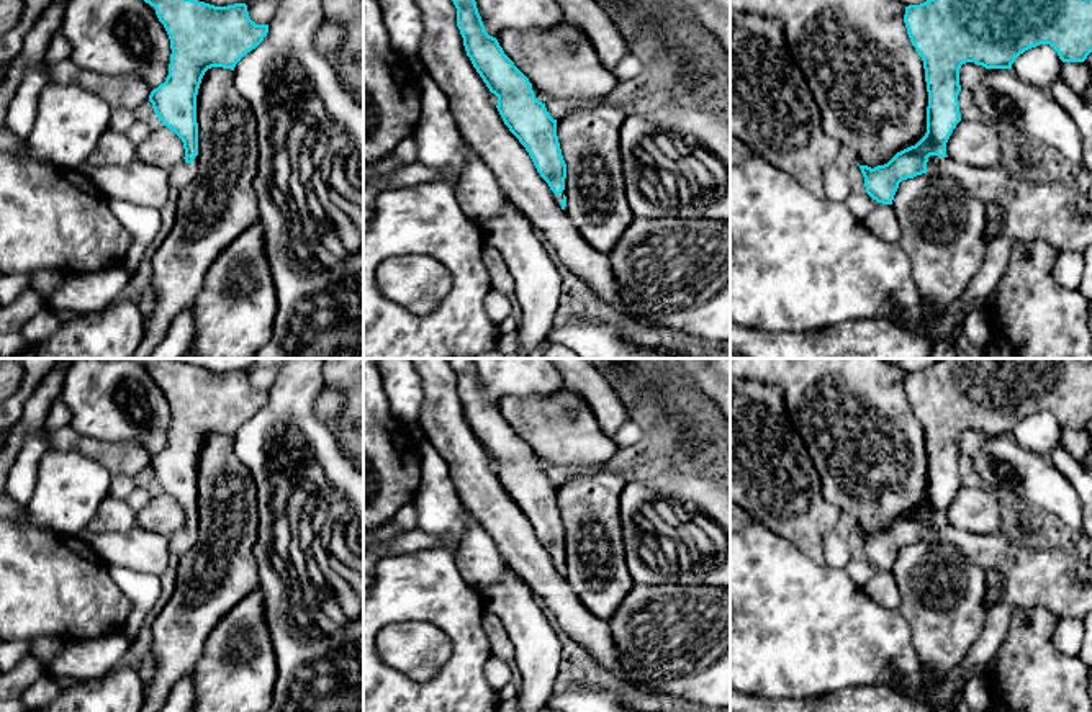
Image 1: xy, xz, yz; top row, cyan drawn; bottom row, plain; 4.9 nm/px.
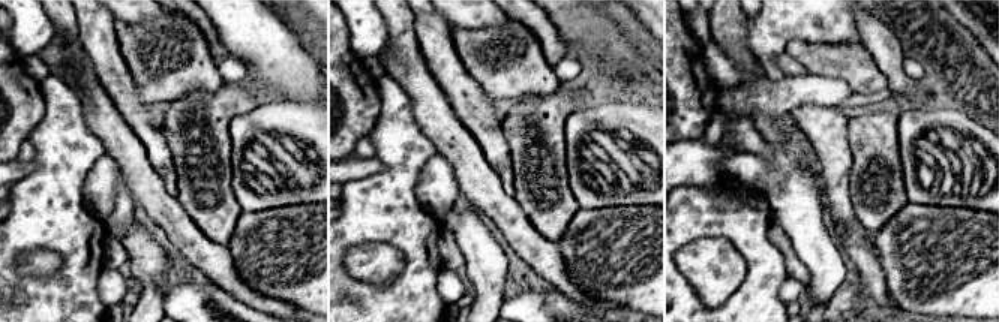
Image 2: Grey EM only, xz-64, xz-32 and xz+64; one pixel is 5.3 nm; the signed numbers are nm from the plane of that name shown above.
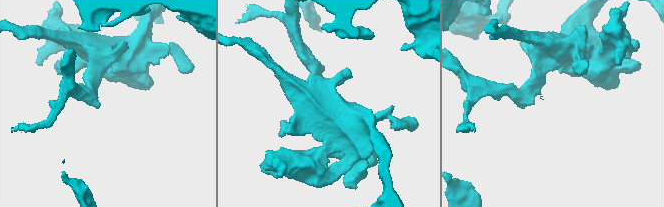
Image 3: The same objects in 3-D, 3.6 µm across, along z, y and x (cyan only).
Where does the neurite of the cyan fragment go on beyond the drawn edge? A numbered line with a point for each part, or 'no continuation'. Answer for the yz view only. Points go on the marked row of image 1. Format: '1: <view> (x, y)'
1: yz (1058, 213)

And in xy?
1: xy (182, 174)

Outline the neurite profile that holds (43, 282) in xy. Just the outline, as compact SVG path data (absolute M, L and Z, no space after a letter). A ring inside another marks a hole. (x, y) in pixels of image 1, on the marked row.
M34 270L29 277L29 290L39 295L46 303L62 283L62 275L54 270Z

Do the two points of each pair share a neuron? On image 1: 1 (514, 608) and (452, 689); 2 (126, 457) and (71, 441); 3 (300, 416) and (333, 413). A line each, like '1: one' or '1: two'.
1: two
2: one
3: two

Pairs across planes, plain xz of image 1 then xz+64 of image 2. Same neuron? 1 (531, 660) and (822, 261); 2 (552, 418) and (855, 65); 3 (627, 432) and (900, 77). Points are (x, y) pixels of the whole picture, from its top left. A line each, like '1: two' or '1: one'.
1: one
2: one
3: two

